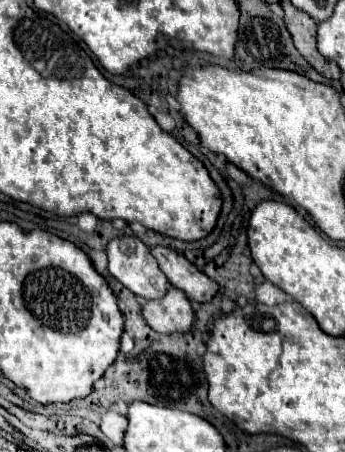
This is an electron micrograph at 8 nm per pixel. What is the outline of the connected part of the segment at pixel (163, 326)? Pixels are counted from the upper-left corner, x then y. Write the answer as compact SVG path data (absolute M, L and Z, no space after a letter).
M168 287L166 295L156 301L146 301L142 315L150 327L158 333L188 333L194 325L194 309L188 297L176 289Z

